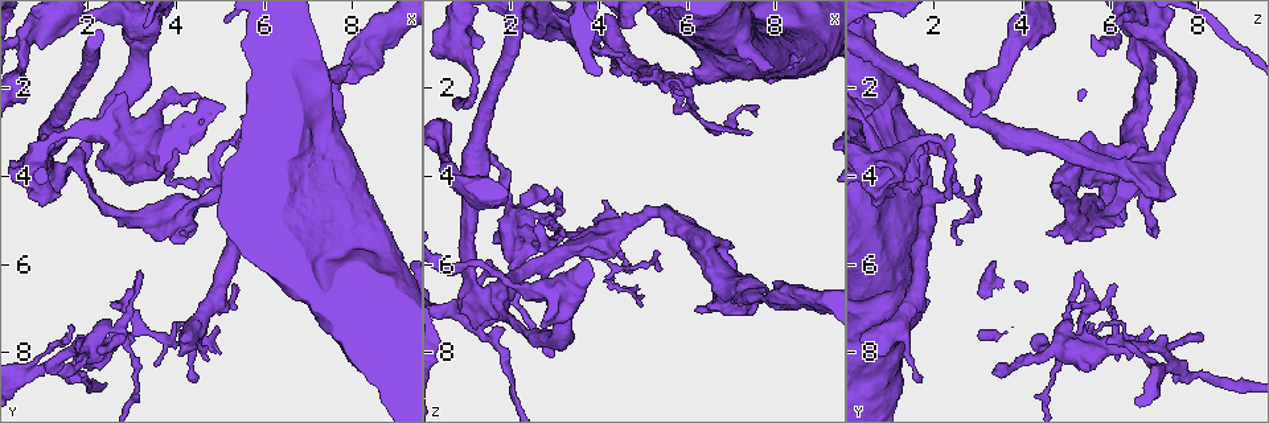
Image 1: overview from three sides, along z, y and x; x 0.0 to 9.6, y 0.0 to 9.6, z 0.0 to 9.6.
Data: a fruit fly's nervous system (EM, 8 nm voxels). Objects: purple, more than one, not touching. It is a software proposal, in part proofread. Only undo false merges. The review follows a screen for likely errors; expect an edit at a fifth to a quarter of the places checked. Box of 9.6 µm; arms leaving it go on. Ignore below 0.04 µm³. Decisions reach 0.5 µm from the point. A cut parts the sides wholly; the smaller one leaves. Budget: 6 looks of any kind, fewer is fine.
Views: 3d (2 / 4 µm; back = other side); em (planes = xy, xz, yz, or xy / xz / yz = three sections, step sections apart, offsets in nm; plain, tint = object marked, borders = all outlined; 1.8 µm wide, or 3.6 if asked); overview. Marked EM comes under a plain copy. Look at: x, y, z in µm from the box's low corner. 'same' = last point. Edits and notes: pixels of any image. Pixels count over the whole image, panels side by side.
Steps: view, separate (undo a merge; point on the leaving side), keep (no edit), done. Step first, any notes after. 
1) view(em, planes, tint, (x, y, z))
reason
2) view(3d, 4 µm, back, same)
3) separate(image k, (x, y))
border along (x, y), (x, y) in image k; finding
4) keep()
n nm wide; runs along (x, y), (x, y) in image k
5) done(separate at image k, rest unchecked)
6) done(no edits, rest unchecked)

view(em, planes, tint, (4.35, 4.15, 1.25))
a narrow waist

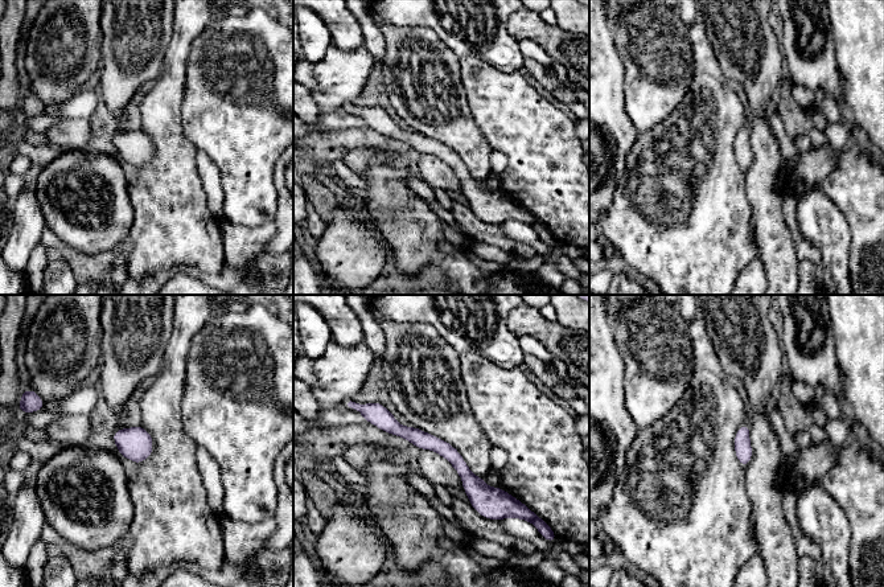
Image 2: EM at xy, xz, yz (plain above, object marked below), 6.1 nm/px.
keep()
110 nm wide; runs along (368, 415), (440, 446), (485, 493), (502, 493) in image 2; continuous, no second neuron

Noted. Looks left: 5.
view(3d, 2 µm, (3.00, 6.50, 5.50))
closes a loop

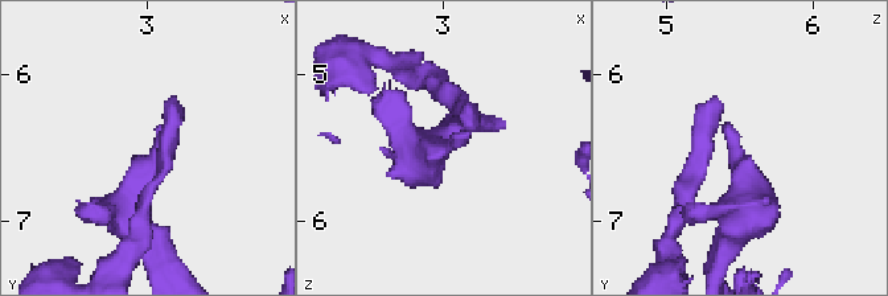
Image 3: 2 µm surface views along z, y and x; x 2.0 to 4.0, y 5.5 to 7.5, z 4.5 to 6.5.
view(em, planes, tint, (3.04, 6.46, 5.46))

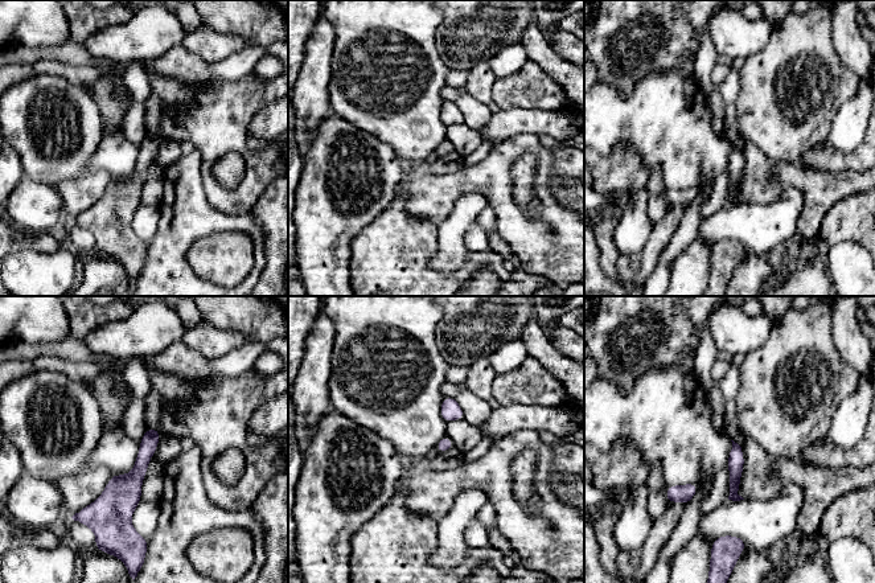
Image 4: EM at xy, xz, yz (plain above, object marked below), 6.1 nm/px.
keep()
runs along (153, 431), (126, 489), (126, 522) in image 4; all the same neuron

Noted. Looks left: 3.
view(em, 3.6 µm, planes, tint, (0.90, 0.55, 4.20))
calibre changes

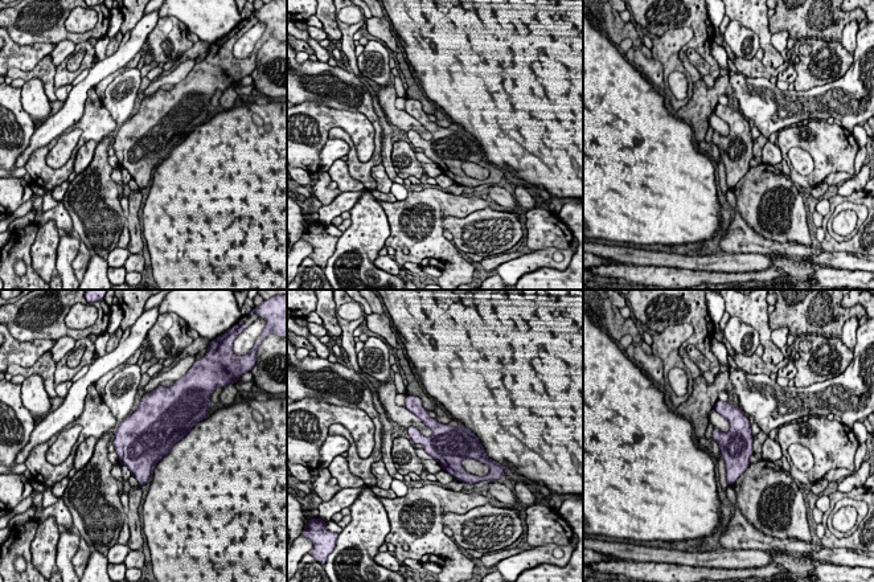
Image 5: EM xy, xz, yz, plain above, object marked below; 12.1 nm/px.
keep()
continuous, no second neuron

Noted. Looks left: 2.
done(no edits, rest unchecked)

